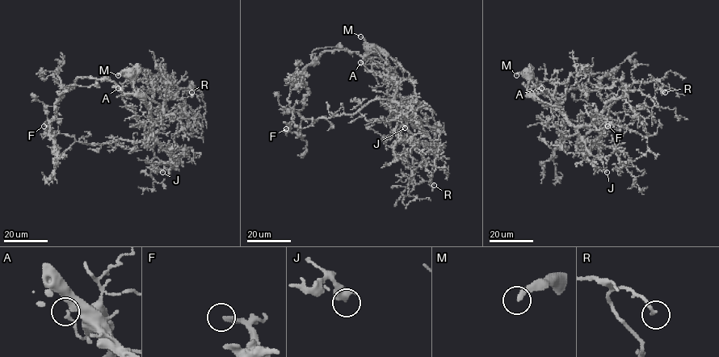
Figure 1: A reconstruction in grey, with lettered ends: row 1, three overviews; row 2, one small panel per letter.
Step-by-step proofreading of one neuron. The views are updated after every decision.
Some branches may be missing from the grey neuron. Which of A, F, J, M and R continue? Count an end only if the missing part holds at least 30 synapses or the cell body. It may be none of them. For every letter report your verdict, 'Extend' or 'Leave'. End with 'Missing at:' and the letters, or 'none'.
A: Leave
F: Extend
J: Leave
M: Leave
R: Leave
Missing at: F

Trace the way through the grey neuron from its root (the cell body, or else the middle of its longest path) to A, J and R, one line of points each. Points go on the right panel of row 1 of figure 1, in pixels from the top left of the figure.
A: (527, 73), (527, 92), (532, 97), (531, 94), (540, 89), (542, 91), (541, 88)
J: (527, 73), (527, 91), (536, 99), (552, 105), (563, 115), (584, 141), (587, 159), (593, 166), (607, 172)
R: (527, 73), (527, 91), (575, 126), (590, 124), (635, 82), (658, 81), (665, 92)

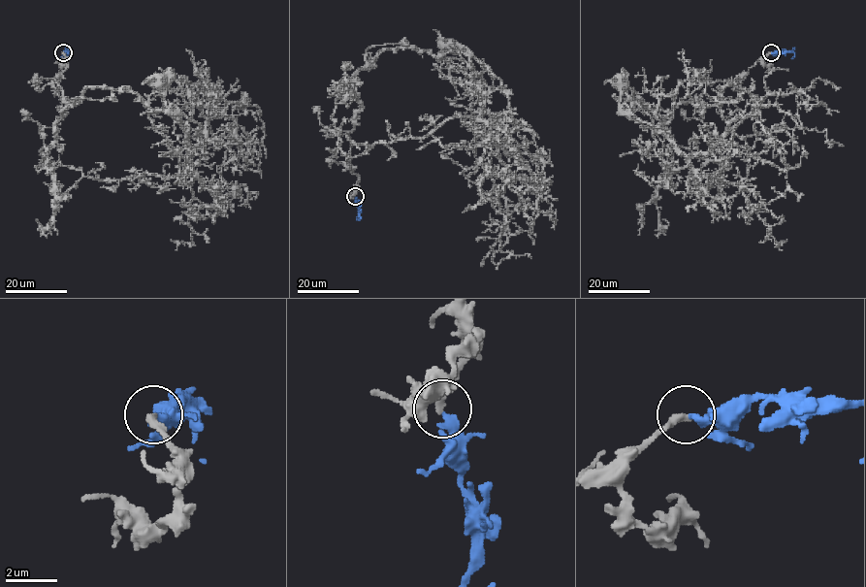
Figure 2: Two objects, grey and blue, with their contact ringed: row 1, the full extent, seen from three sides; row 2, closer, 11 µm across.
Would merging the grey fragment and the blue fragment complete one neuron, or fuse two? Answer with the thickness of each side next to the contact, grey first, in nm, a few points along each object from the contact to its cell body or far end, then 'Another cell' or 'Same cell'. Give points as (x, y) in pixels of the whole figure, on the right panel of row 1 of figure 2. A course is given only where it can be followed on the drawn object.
Thickness 320 nm (grey) against 360 nm. Course of grey: (771, 52), (735, 80), (709, 82), (671, 112), (652, 110), (624, 87), (630, 102), (626, 114), (619, 81). Course of blue: (771, 52), (791, 51), (795, 54), (791, 58). Same cell

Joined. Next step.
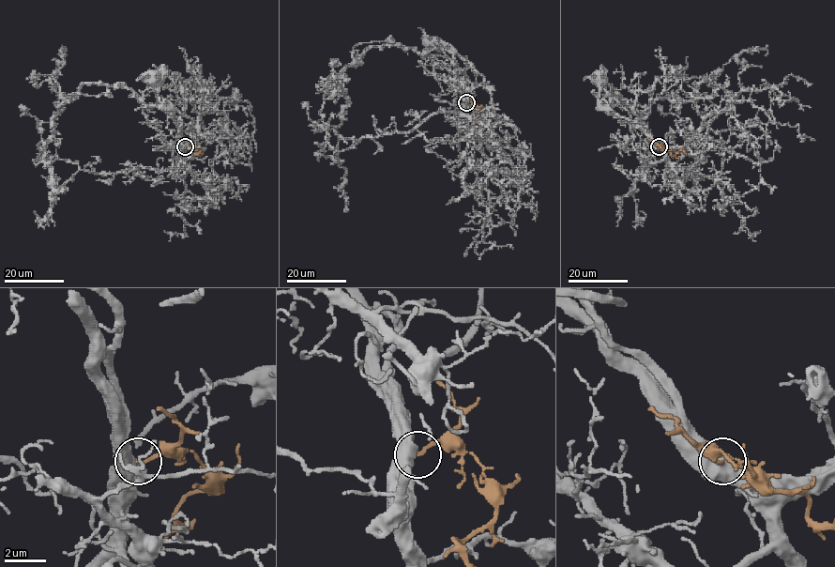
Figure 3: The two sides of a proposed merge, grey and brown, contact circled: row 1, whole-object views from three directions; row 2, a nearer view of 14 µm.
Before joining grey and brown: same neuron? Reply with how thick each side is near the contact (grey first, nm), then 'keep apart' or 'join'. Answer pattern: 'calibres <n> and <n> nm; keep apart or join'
calibres 750 and 170 nm; keep apart

